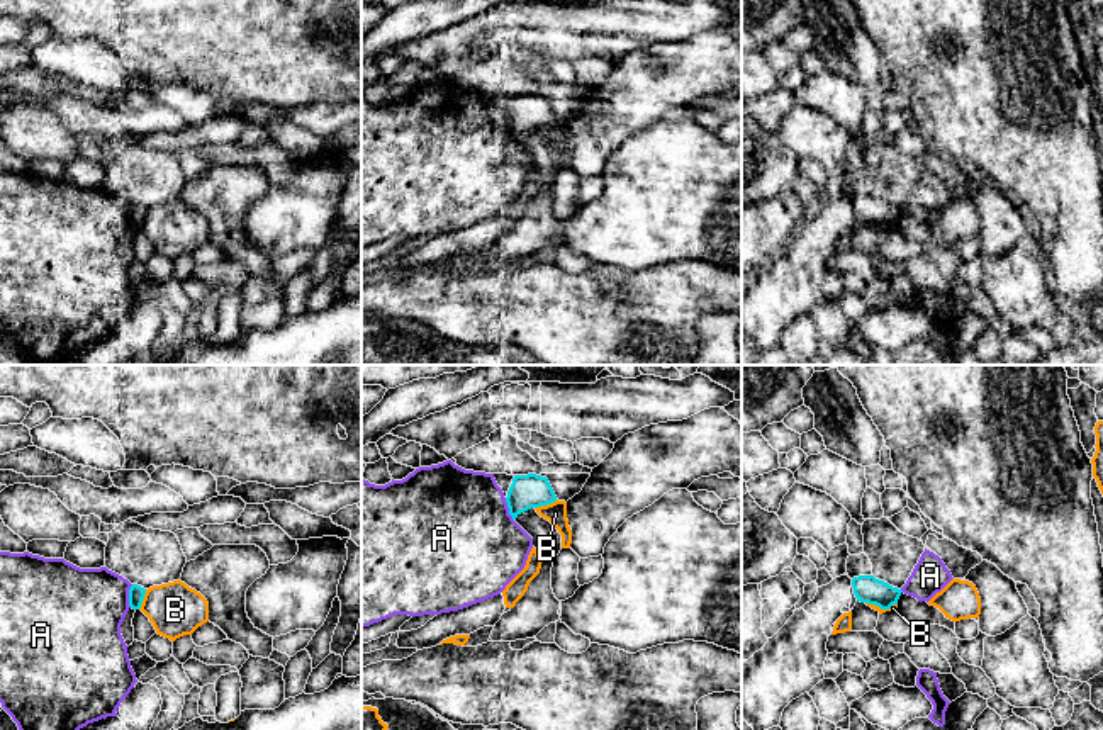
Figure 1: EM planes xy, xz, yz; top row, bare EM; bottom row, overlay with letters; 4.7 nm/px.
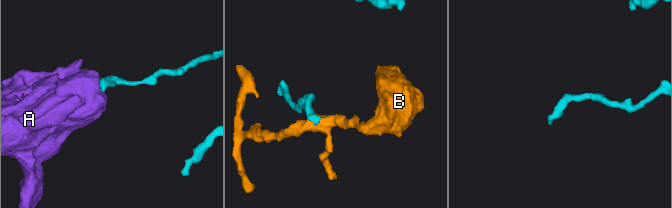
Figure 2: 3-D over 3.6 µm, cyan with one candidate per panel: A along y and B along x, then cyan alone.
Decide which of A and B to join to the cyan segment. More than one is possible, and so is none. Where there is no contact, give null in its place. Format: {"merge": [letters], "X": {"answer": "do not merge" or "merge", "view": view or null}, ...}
{"merge": [], "A": {"answer": "do not merge", "view": "xy"}, "B": {"answer": "do not merge", "view": "xz"}}

